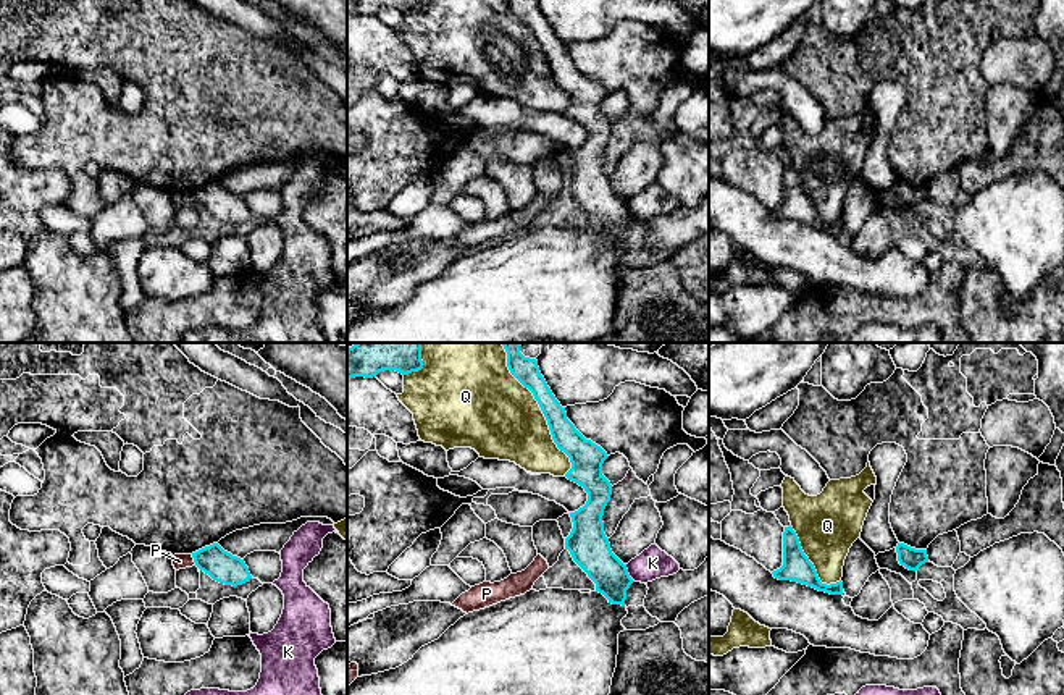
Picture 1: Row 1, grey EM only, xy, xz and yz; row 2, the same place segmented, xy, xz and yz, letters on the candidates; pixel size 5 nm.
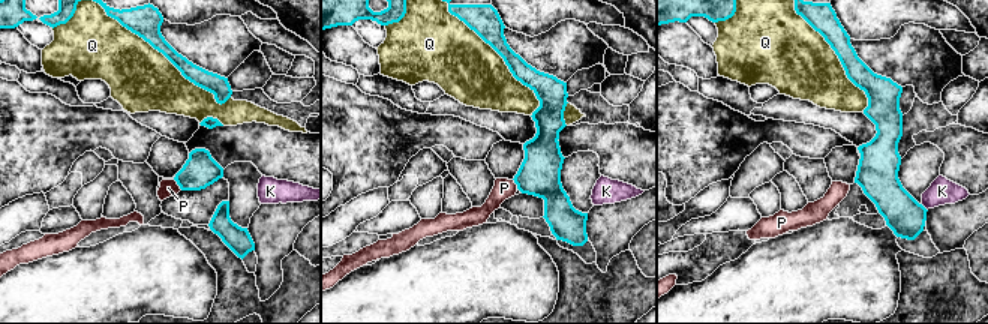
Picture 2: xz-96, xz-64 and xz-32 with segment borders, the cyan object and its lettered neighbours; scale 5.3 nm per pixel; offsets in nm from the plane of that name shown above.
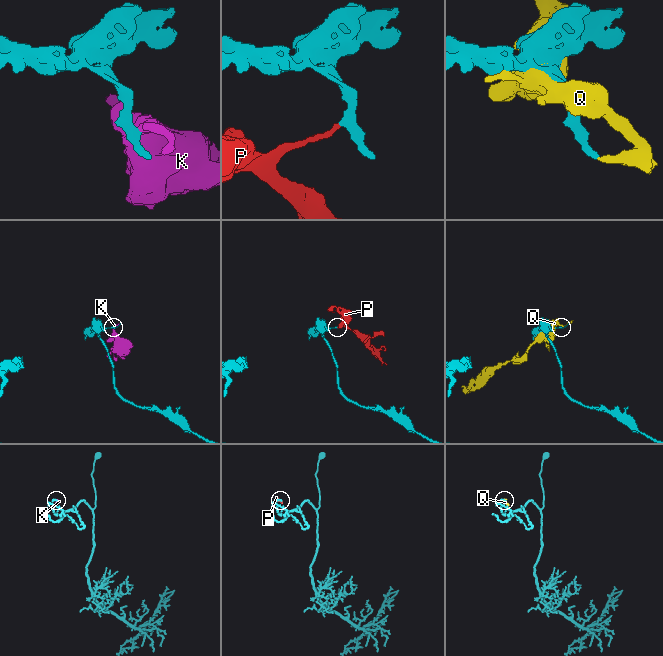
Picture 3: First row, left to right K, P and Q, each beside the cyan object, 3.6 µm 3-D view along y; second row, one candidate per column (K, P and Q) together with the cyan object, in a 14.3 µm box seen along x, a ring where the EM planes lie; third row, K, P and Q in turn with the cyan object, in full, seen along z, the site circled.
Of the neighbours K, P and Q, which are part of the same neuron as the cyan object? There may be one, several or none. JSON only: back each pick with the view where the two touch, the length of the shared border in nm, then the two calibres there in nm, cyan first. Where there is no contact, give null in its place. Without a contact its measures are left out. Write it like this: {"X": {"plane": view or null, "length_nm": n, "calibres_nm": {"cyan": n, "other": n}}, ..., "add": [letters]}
{"add": []}

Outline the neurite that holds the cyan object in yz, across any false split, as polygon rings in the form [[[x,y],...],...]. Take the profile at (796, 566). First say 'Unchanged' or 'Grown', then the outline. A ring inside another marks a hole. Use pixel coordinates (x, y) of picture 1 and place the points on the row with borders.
Unchanged. [[[791,525],[785,527],[783,532],[783,566],[772,574],[778,580],[791,580],[830,595],[843,595],[841,580],[830,585],[820,582],[814,564],[804,554]]]

